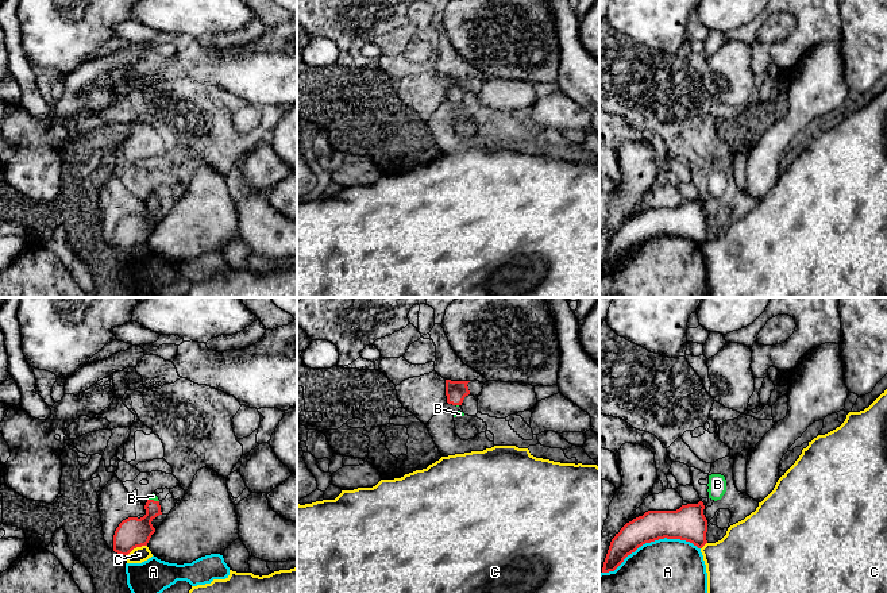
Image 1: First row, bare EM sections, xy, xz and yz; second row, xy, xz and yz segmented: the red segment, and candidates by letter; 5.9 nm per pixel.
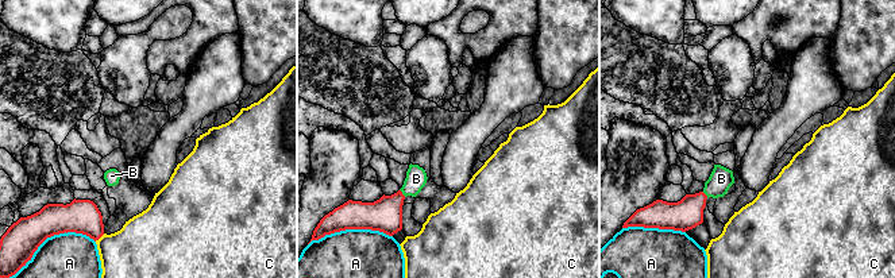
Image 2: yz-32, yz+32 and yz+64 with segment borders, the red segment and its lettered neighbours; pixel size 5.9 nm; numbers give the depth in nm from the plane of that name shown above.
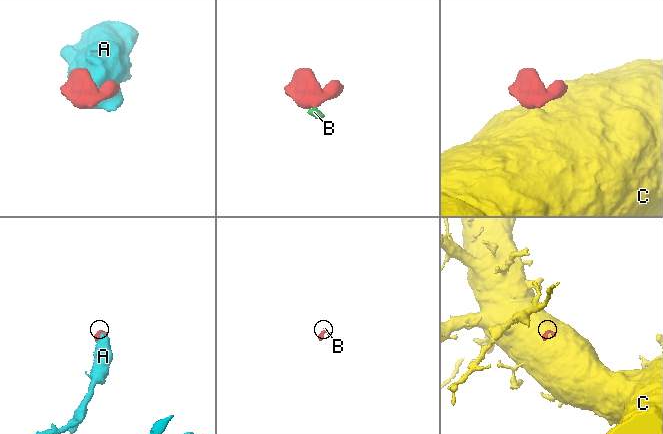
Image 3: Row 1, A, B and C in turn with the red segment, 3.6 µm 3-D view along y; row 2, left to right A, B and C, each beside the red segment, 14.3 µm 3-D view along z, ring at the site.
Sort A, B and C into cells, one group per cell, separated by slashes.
A / B / C

